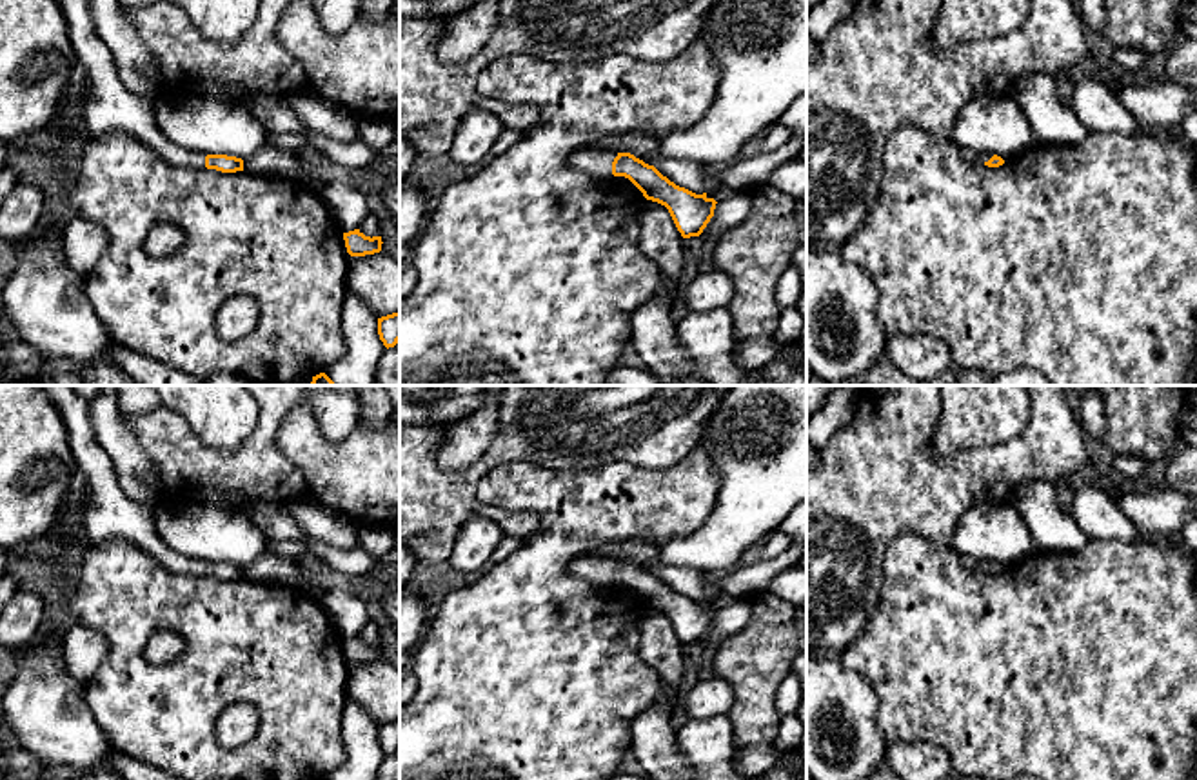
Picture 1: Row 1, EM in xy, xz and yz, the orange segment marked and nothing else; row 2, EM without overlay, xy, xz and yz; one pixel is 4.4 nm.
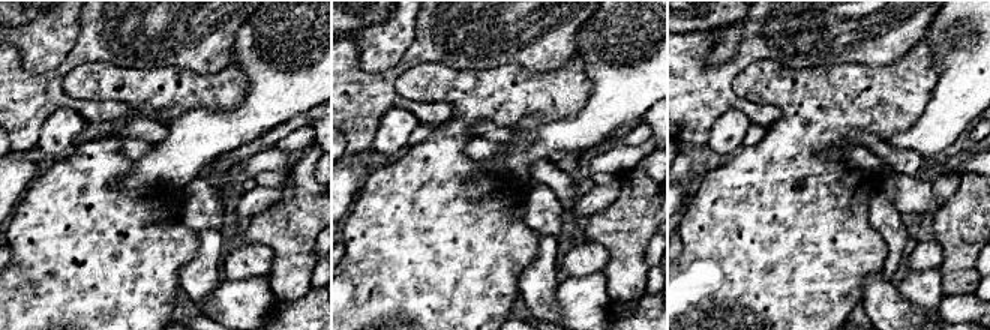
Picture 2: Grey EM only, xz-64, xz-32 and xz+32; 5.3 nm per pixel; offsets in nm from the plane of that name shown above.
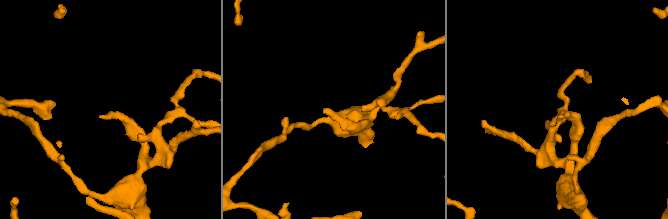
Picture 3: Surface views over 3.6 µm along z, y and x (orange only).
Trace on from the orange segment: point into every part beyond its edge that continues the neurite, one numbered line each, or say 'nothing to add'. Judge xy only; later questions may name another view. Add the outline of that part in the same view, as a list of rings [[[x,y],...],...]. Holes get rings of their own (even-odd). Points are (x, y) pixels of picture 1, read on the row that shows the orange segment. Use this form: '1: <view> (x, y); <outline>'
1: xy (109, 106); [[[58,0],[67,18],[69,38],[87,85],[85,131],[102,135],[122,131],[147,144],[160,158],[174,165],[205,167],[205,153],[174,145],[156,125],[154,96],[127,91],[114,69],[111,51],[96,35],[89,0]]]

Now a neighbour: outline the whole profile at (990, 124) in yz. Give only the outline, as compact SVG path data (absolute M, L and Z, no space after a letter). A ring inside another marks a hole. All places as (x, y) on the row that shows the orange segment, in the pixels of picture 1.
M1012 93L972 98L957 113L948 140L959 149L968 147L977 155L997 155L1004 160L1035 144L1030 122Z

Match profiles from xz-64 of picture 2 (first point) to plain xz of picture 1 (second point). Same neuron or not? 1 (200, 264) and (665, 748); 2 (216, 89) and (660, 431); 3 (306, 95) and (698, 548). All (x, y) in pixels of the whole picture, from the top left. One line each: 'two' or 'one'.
1: one
2: two
3: one

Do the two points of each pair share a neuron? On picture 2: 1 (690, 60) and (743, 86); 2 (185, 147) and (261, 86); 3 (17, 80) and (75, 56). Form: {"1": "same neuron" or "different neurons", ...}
{"1": "different neurons", "2": "same neuron", "3": "same neuron"}

